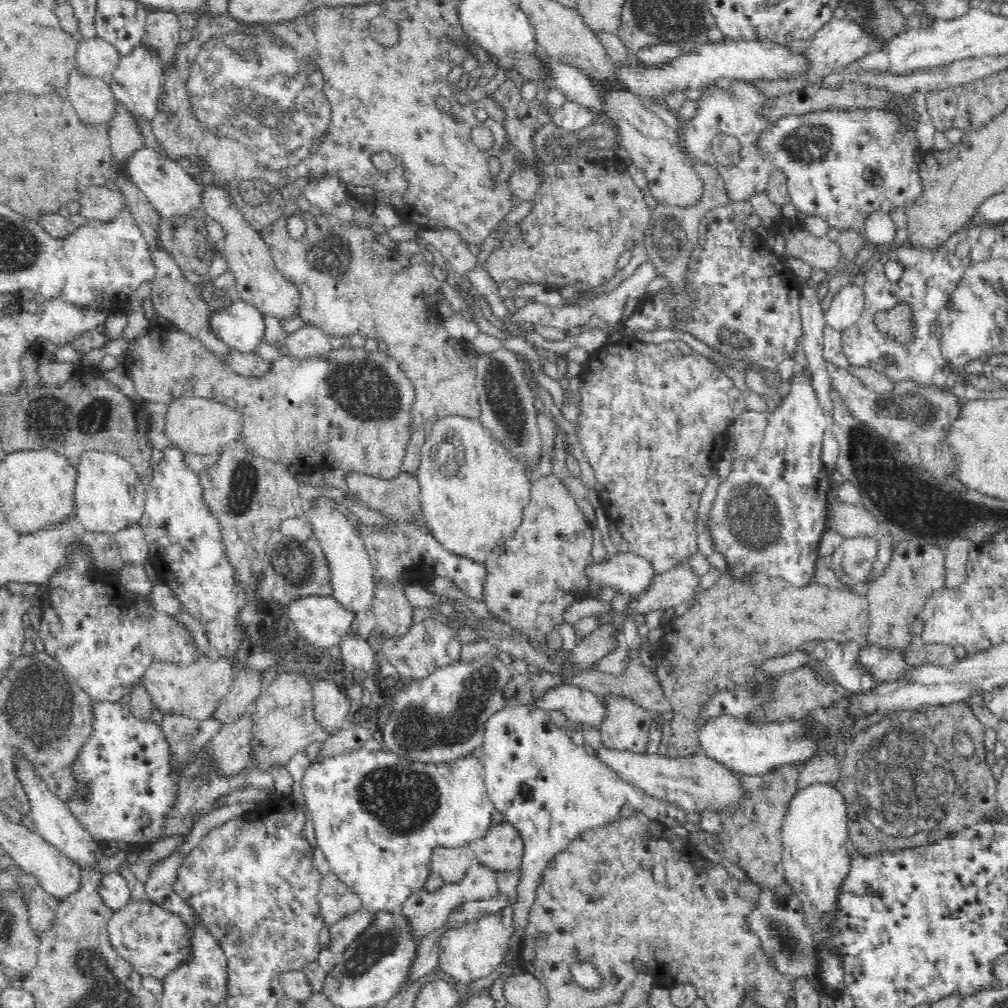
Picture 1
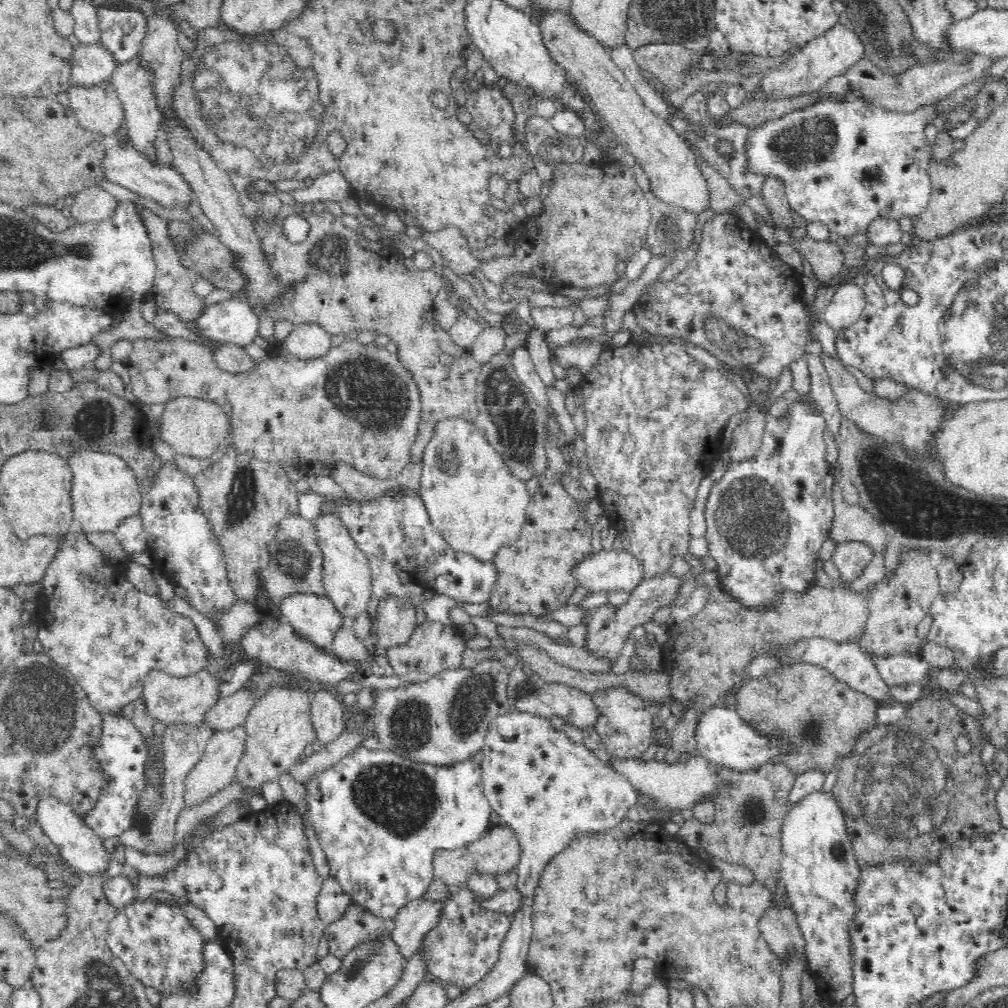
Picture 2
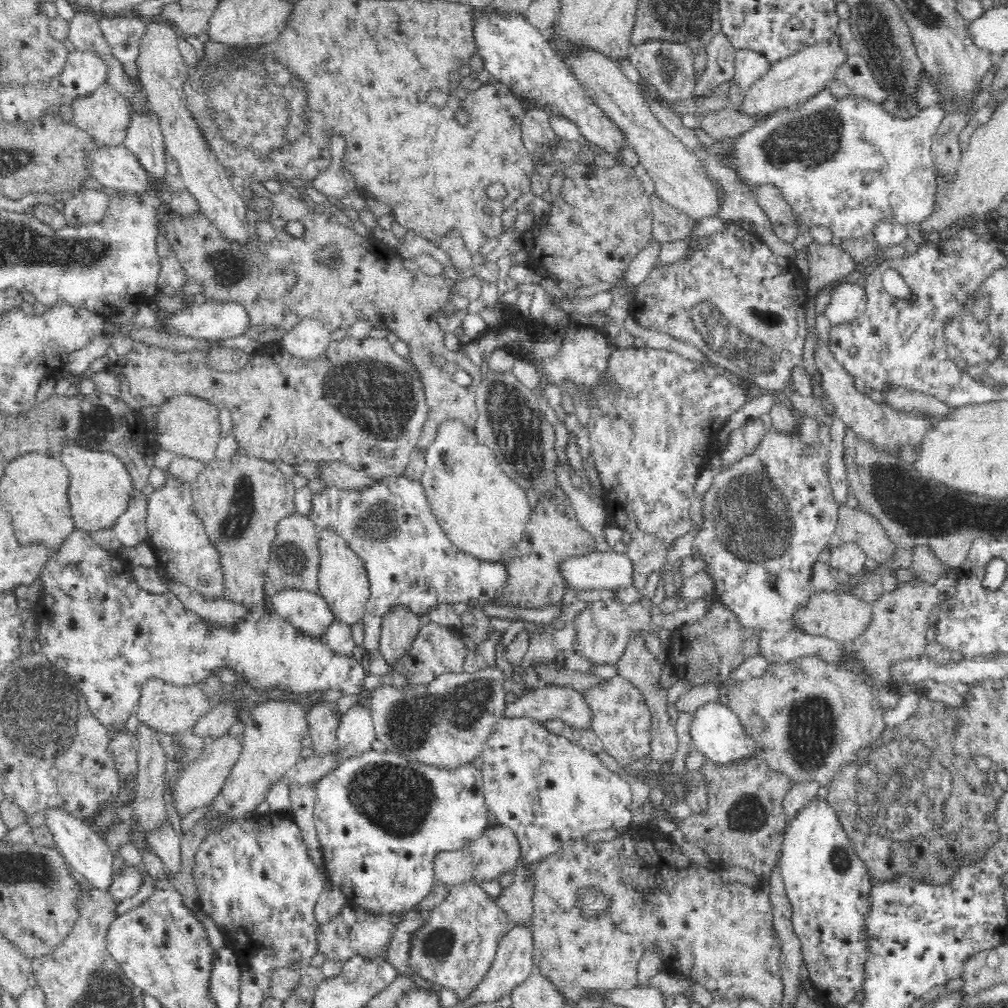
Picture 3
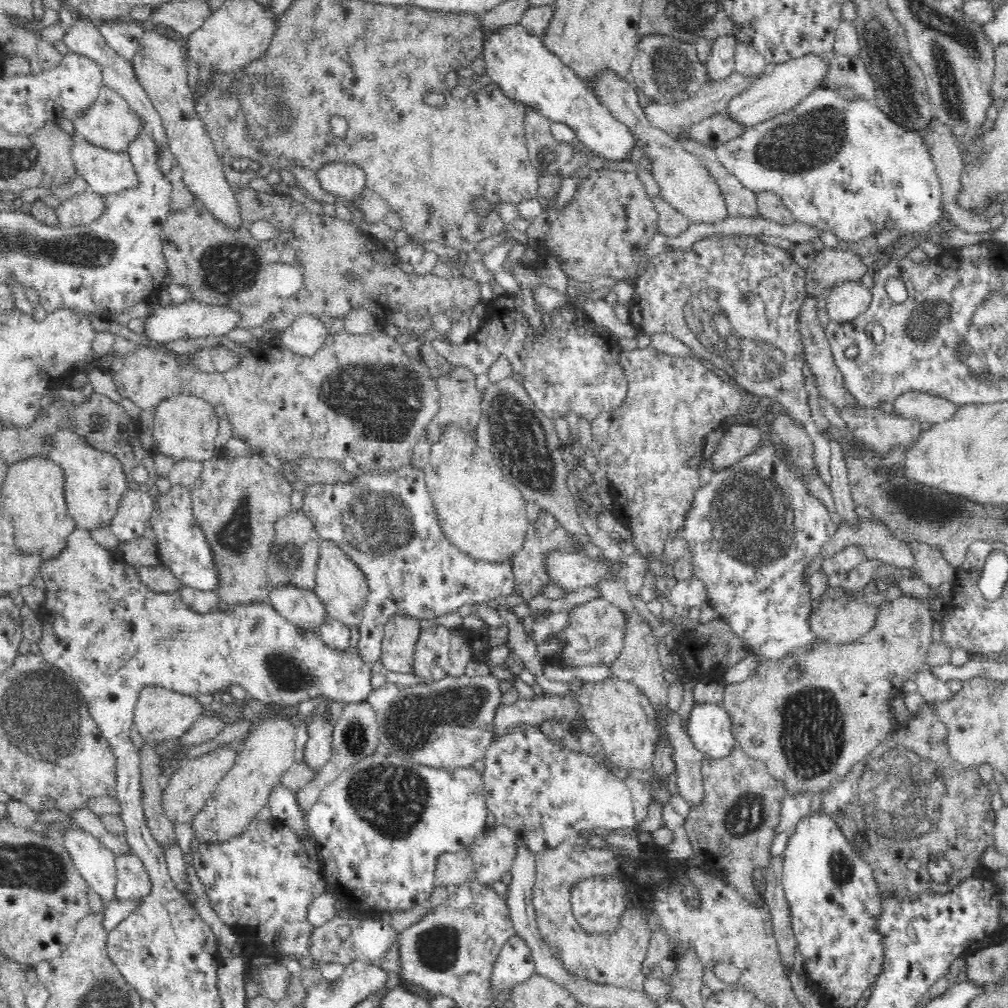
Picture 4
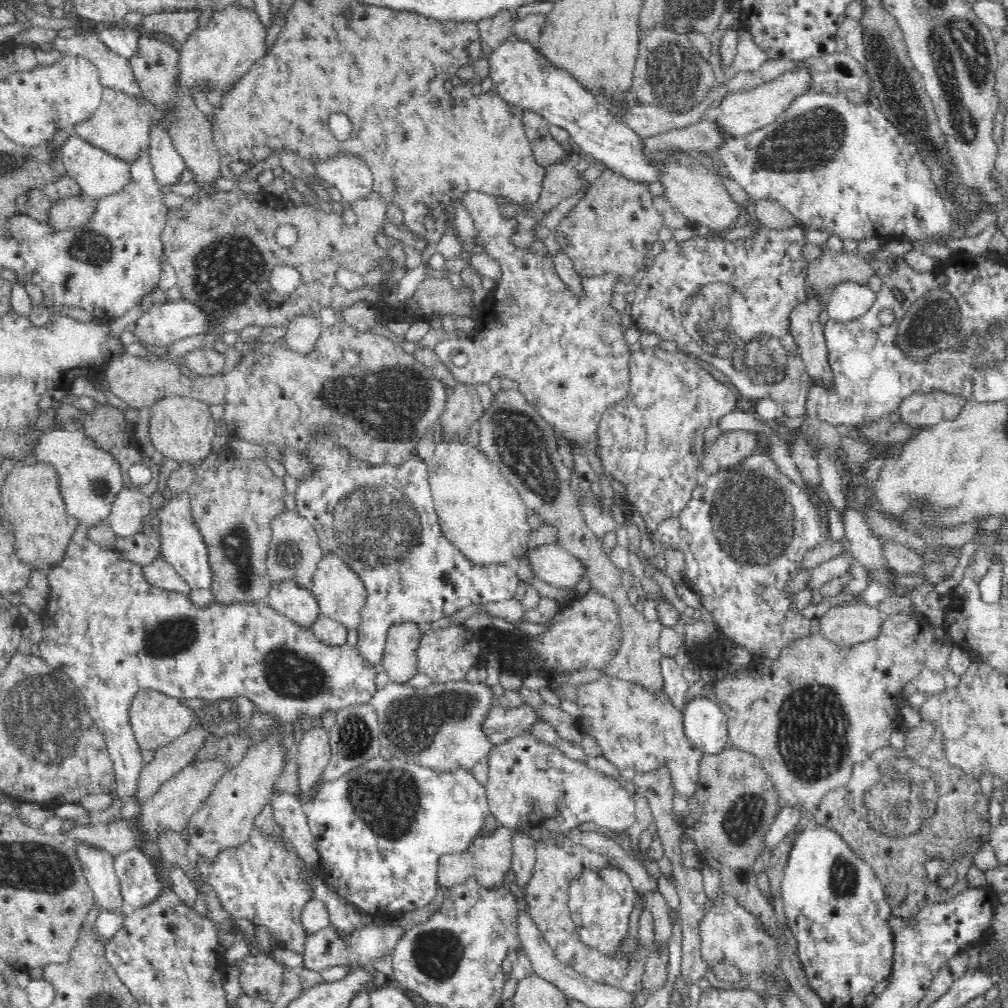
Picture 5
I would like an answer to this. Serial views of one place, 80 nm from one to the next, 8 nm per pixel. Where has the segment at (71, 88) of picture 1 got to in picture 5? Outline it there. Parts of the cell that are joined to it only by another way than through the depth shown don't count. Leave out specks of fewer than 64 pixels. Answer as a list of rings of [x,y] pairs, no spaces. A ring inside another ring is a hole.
[[[115,89],[103,90],[102,102],[99,108],[82,122],[78,122],[73,128],[73,132],[79,134],[91,146],[100,148],[113,156],[118,156],[123,160],[131,163],[136,160],[136,154],[142,148],[149,148],[149,134],[150,124],[152,120],[161,120],[163,126],[168,123],[164,121],[164,117],[160,115],[160,111],[156,110],[148,101],[136,101]]]

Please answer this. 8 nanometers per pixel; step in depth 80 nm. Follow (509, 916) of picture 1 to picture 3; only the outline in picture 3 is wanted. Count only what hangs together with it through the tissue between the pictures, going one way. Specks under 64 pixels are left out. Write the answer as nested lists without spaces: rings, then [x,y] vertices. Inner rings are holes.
[[[474,880],[454,884],[446,900],[430,910],[428,924],[414,934],[414,948],[410,950],[410,971],[424,980],[429,980],[438,989],[451,989],[458,1000],[466,998],[491,969],[501,938],[515,925],[515,922],[499,910],[493,902],[494,899],[488,898],[483,890],[476,886]]]

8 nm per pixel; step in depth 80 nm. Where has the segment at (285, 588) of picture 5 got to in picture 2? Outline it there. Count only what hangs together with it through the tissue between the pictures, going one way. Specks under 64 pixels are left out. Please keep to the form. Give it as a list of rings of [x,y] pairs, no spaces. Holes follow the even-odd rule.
[[[291,595],[281,602],[280,612],[281,618],[294,628],[296,635],[327,650],[346,622],[346,616],[324,595]]]

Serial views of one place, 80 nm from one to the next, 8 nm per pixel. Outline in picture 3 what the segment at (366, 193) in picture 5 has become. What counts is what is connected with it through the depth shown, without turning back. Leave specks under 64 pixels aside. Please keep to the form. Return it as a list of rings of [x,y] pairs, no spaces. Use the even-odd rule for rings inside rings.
[[[345,168],[324,170],[310,180],[310,186],[327,196],[328,200],[344,200],[348,192],[356,189],[351,174]]]

